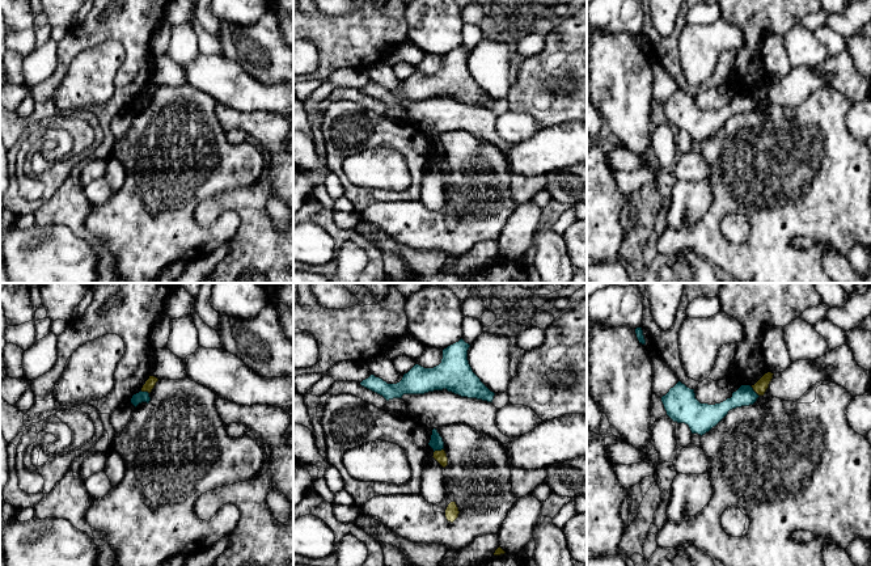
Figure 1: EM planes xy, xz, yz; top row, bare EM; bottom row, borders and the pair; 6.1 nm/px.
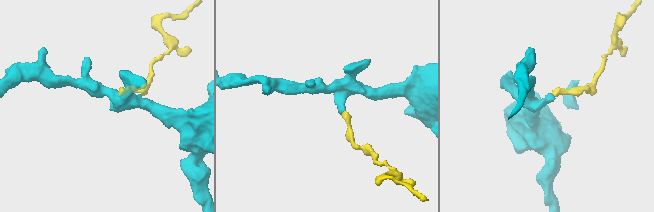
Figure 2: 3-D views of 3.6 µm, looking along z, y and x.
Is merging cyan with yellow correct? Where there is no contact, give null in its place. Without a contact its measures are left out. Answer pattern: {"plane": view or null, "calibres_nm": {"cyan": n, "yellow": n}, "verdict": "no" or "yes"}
{"plane": "xz", "calibres_nm": {"cyan": 90, "yellow": 80}, "verdict": "no"}

